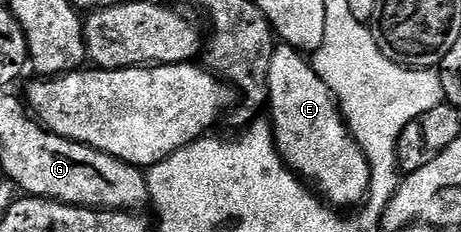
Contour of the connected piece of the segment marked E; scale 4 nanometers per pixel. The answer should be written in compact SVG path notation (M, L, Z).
M279 42L272 53L272 65L268 65L268 89L268 119L274 128L274 146L281 153L287 167L309 184L329 206L335 209L357 208L370 190L370 167L360 145L350 134L347 120L339 111L333 93L316 73L313 62L290 43Z

